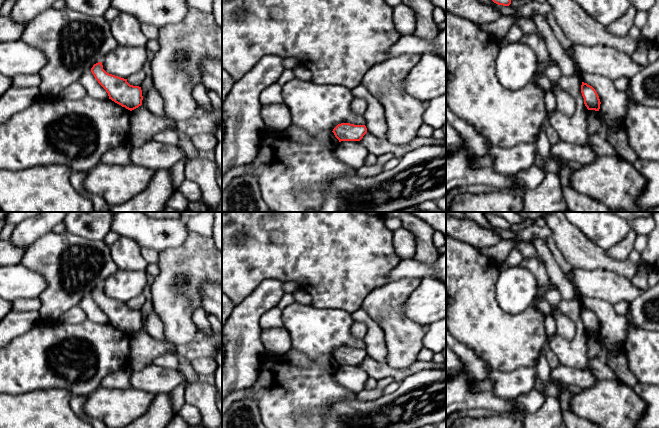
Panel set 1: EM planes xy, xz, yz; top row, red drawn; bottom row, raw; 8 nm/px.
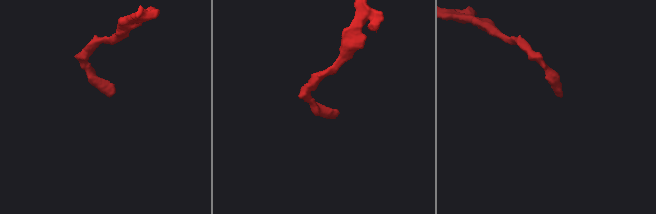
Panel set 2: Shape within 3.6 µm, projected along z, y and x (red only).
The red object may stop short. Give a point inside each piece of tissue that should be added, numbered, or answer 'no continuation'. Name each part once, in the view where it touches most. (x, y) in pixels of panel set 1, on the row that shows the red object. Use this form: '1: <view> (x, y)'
no continuation

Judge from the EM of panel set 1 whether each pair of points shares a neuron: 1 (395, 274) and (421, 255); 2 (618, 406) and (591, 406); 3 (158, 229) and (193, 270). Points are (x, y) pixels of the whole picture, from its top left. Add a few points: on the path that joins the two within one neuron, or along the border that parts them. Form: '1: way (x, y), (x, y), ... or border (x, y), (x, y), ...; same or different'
1: border (413, 258), (426, 263), (435, 261); different
2: way (611, 406), (598, 406); same
3: border (188, 229), (180, 245), (159, 253); different

